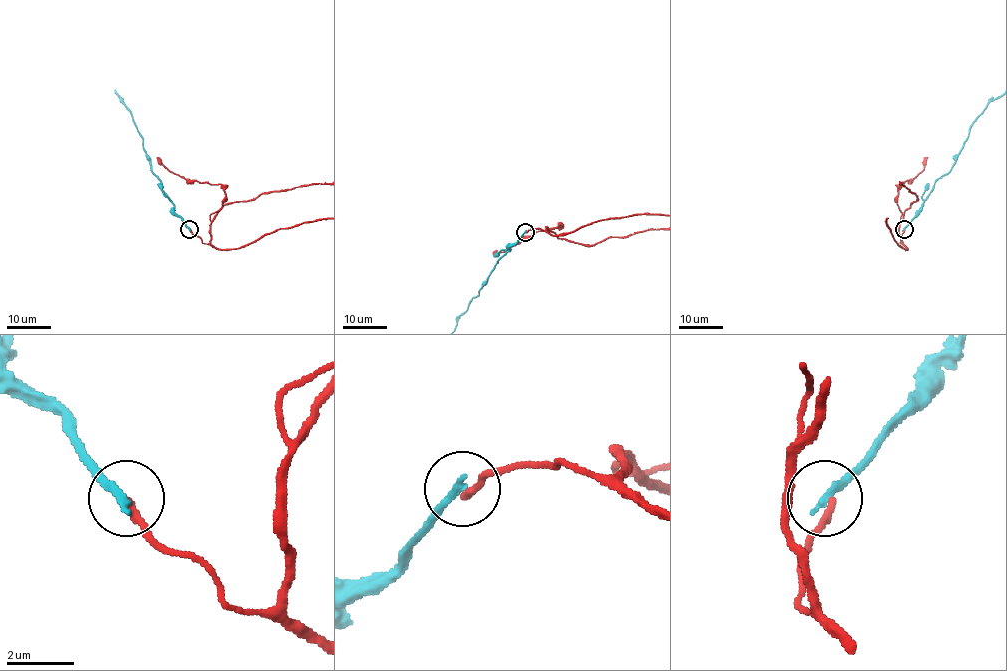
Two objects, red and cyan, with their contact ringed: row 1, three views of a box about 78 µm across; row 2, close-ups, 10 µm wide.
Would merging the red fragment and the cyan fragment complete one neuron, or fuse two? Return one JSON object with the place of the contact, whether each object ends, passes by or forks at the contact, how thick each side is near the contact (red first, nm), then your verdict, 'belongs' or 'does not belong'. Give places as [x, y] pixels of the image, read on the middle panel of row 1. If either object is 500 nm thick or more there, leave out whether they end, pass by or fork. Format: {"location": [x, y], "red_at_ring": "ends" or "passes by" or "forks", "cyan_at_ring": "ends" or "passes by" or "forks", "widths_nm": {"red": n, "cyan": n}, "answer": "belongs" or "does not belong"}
{"location": [525, 232], "red_at_ring": "ends", "cyan_at_ring": "ends", "widths_nm": {"red": 220, "cyan": 260}, "answer": "does not belong"}

